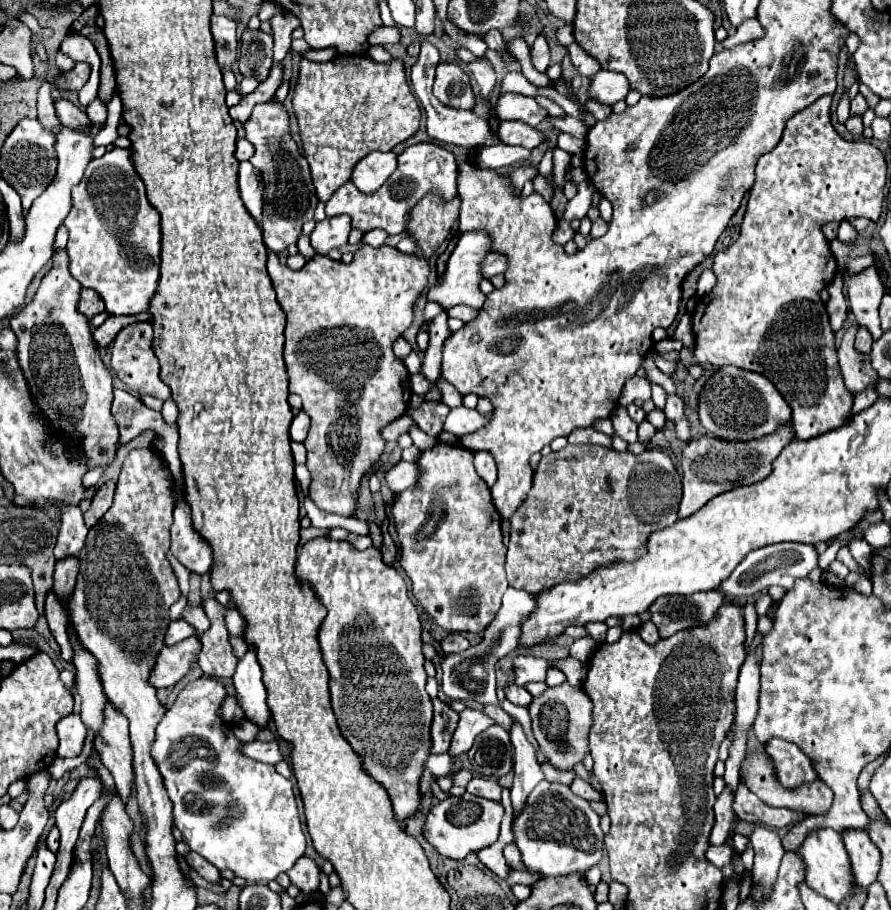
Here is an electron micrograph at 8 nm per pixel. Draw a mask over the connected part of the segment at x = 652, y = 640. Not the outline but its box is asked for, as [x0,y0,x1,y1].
[639,621,661,645]

